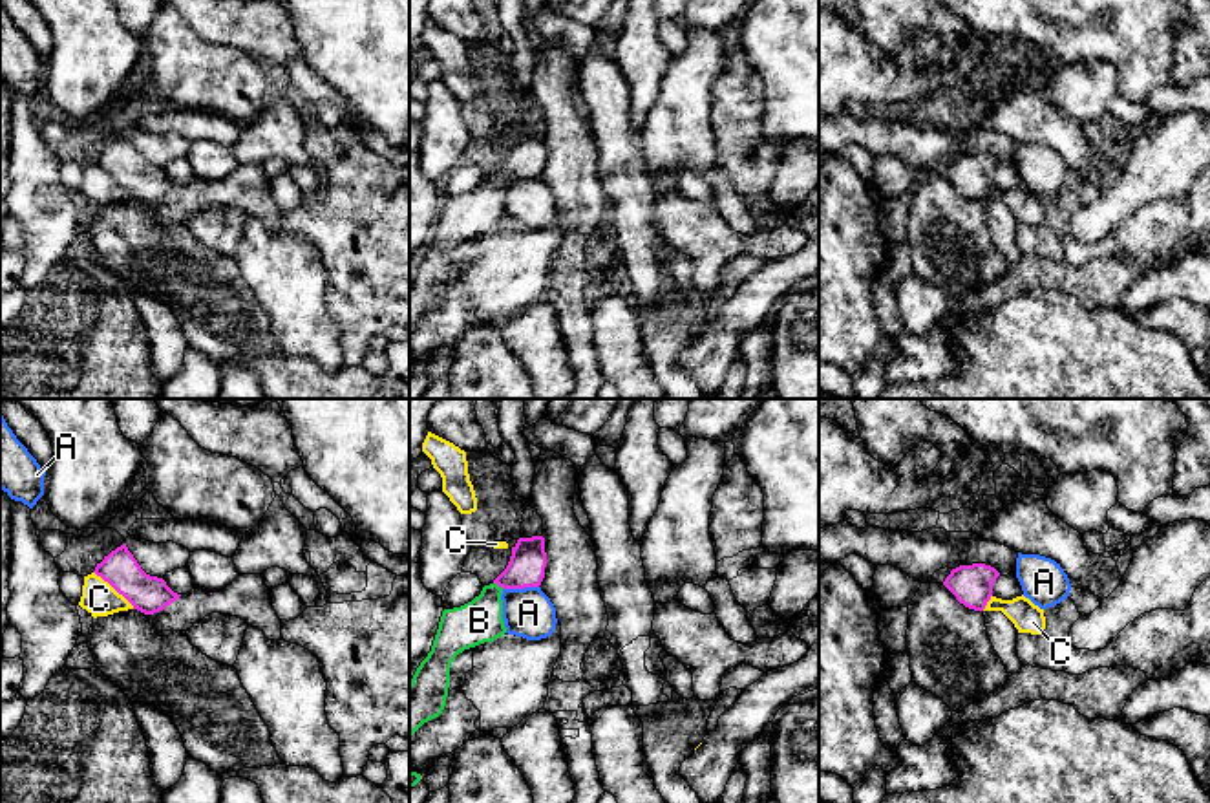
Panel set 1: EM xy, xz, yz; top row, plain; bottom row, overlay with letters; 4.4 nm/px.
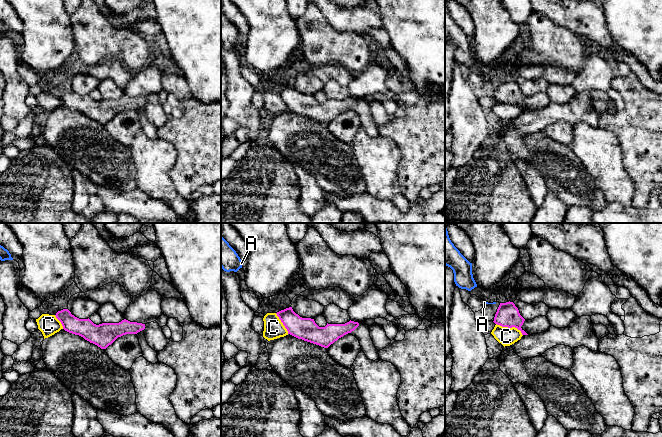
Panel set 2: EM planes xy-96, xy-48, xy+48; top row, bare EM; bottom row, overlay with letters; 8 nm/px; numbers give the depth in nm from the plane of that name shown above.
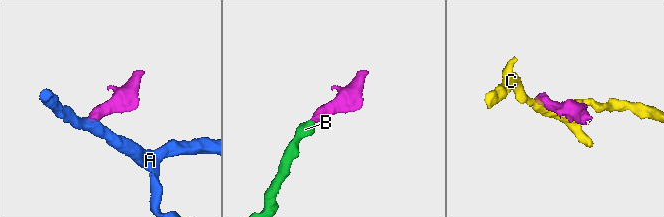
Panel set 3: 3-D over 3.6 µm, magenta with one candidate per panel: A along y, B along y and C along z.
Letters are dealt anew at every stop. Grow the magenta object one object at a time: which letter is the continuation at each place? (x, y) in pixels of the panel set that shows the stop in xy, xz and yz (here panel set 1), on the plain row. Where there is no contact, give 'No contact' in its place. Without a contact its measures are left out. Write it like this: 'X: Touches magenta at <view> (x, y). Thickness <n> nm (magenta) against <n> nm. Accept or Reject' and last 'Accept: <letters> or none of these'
A: Touches magenta at xz (520, 178). Thickness 160 nm (magenta) against 220 nm. Reject
B: Touches magenta at xz (499, 176). Thickness 160 nm (magenta) against 190 nm. Accept
C: Touches magenta at xy (114, 178). Thickness 160 nm (magenta) against 150 nm. Reject
Accept: B

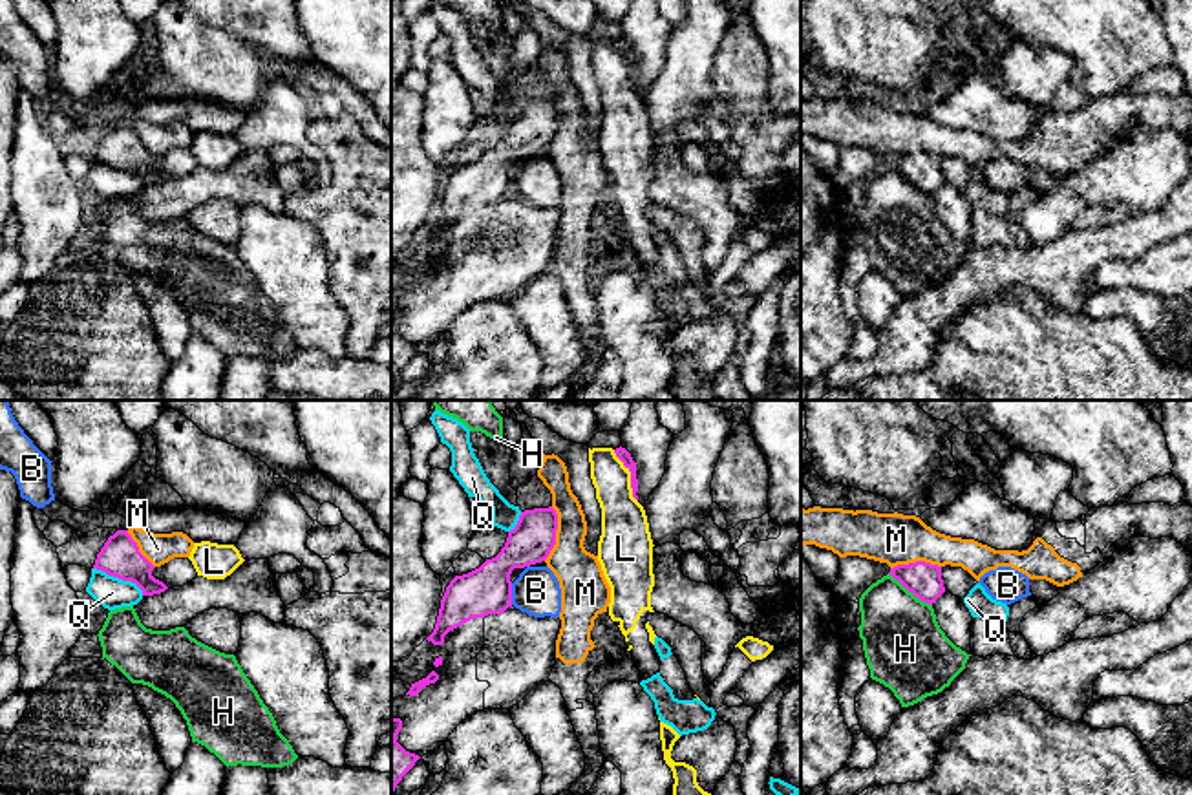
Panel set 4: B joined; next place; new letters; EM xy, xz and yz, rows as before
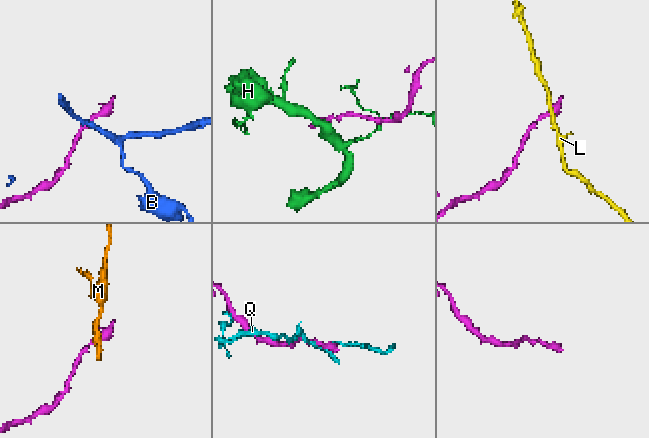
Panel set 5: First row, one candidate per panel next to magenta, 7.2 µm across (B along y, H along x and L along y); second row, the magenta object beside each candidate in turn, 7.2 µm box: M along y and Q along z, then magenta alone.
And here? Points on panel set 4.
B: Touches magenta at xz (510, 185). Thickness 220 nm (magenta) against 200 nm. Reject
H: Touches magenta at yz (911, 181). Thickness 160 nm (magenta) against 360 nm. Reject
L: Touches magenta at xz (631, 66). Thickness 60 nm (magenta) against 200 nm. Reject
M: Touches magenta at xz (554, 125). Thickness 190 nm (magenta) against 200 nm. Reject
Q: Touches magenta at xy (119, 169). Thickness 170 nm (magenta) against 140 nm. Reject
Accept: none of these

